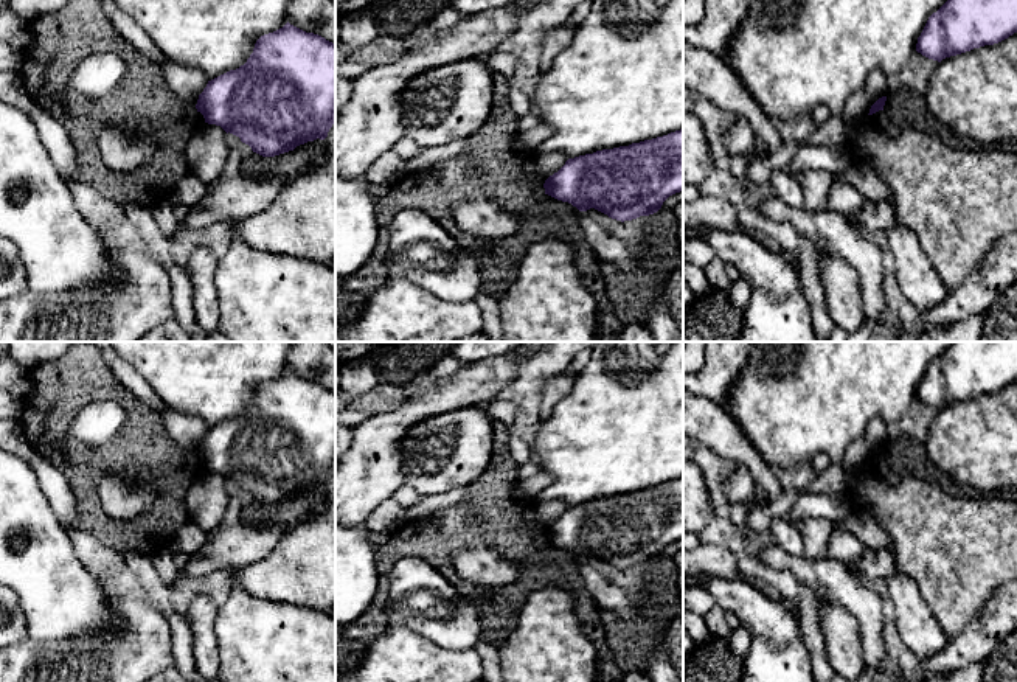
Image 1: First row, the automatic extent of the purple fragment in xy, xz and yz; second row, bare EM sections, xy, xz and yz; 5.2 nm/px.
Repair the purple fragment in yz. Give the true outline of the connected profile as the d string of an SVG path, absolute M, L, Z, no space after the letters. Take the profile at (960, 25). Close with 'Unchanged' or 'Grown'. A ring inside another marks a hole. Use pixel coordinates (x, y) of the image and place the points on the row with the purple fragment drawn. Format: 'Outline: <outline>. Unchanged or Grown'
Outline: M947 0L933 12L916 51L941 62L1017 33L1017 0Z. Unchanged

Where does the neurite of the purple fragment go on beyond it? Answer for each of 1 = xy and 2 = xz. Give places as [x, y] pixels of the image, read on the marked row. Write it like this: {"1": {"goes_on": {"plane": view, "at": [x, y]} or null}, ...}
{"1": {"goes_on": null}, "2": {"goes_on": null}}

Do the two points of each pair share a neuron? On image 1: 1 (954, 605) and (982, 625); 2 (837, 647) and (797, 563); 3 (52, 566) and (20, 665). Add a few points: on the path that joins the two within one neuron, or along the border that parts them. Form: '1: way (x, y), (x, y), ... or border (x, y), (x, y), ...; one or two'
1: border (996, 589), (968, 625), (949, 642); two
2: border (833, 601), (843, 606), (859, 628); two
3: border (27, 637), (47, 645), (65, 640); two

